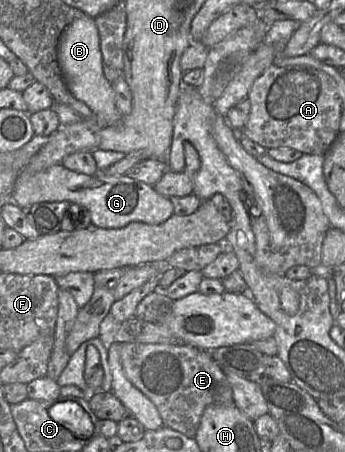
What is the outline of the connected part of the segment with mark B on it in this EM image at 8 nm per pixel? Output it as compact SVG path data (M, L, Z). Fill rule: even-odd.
M84 16L74 20L60 37L57 52L58 63L71 94L85 103L96 117L102 117L107 126L119 122L123 115L117 109L112 84L103 73L100 40L95 19Z

